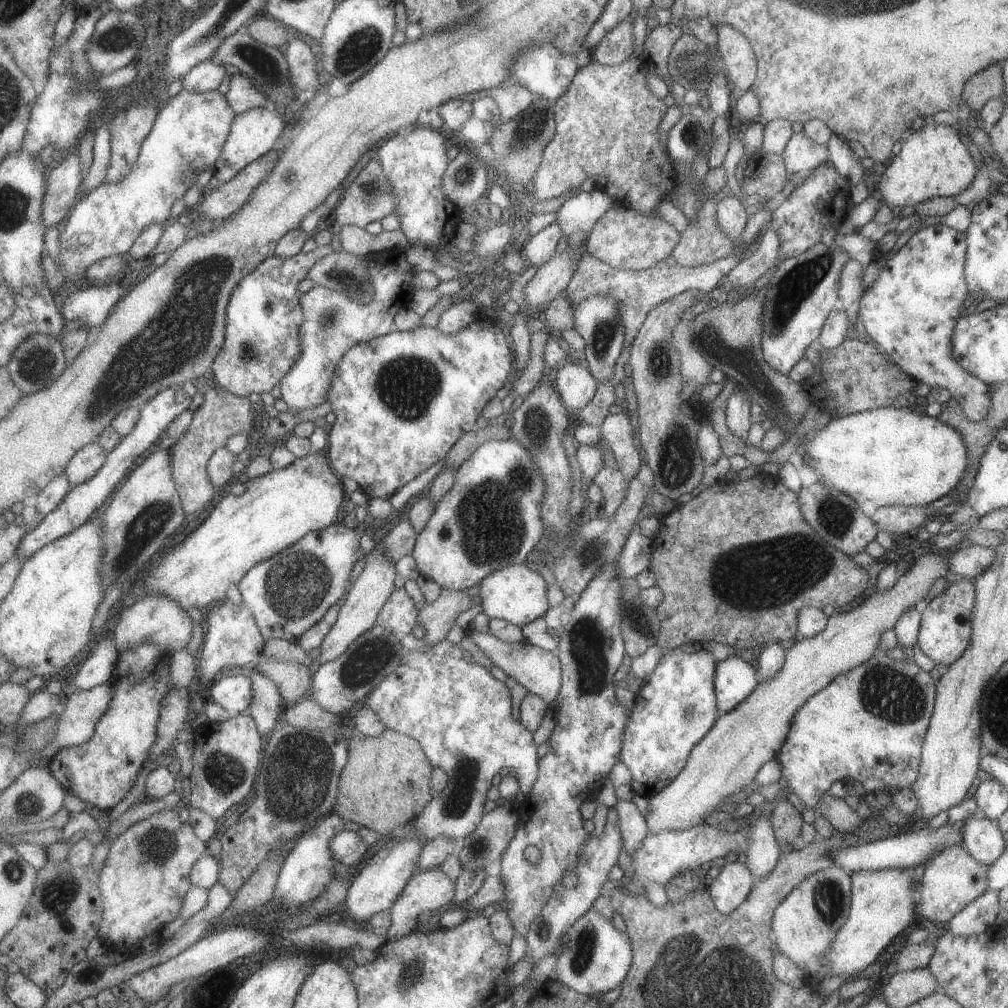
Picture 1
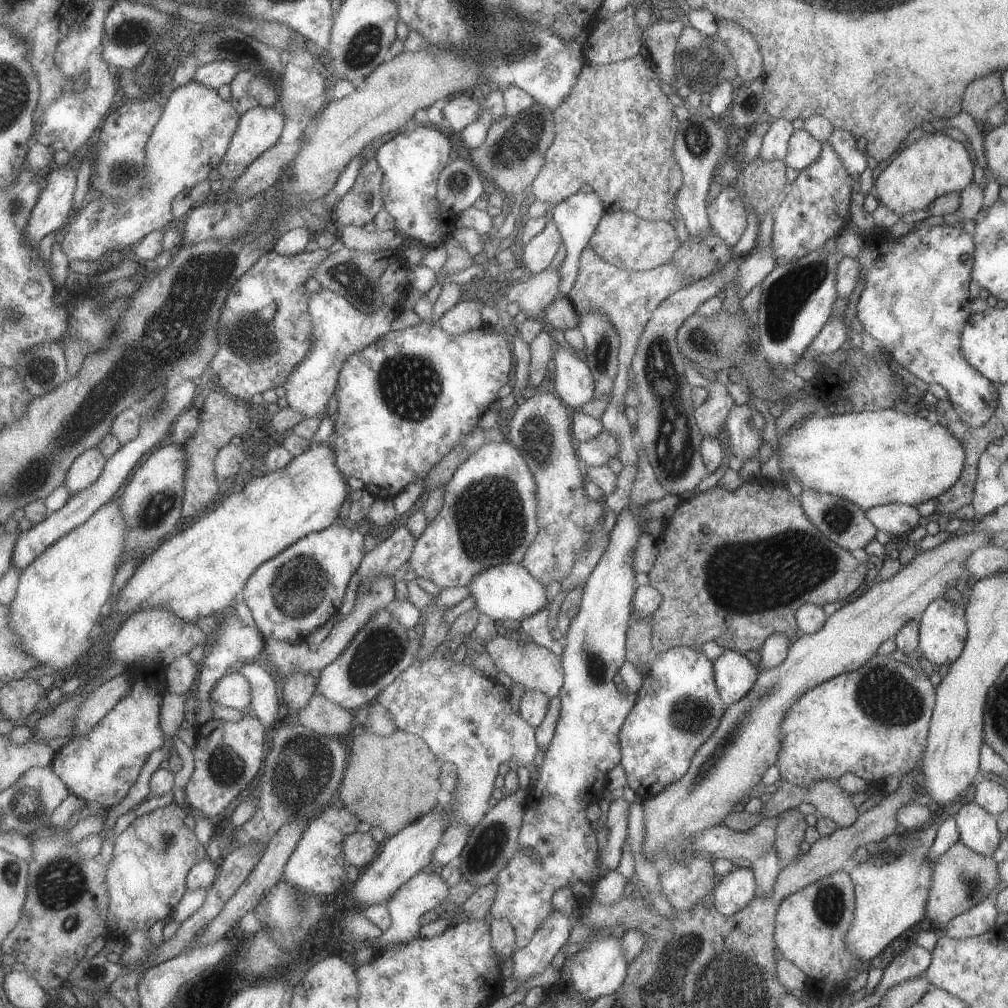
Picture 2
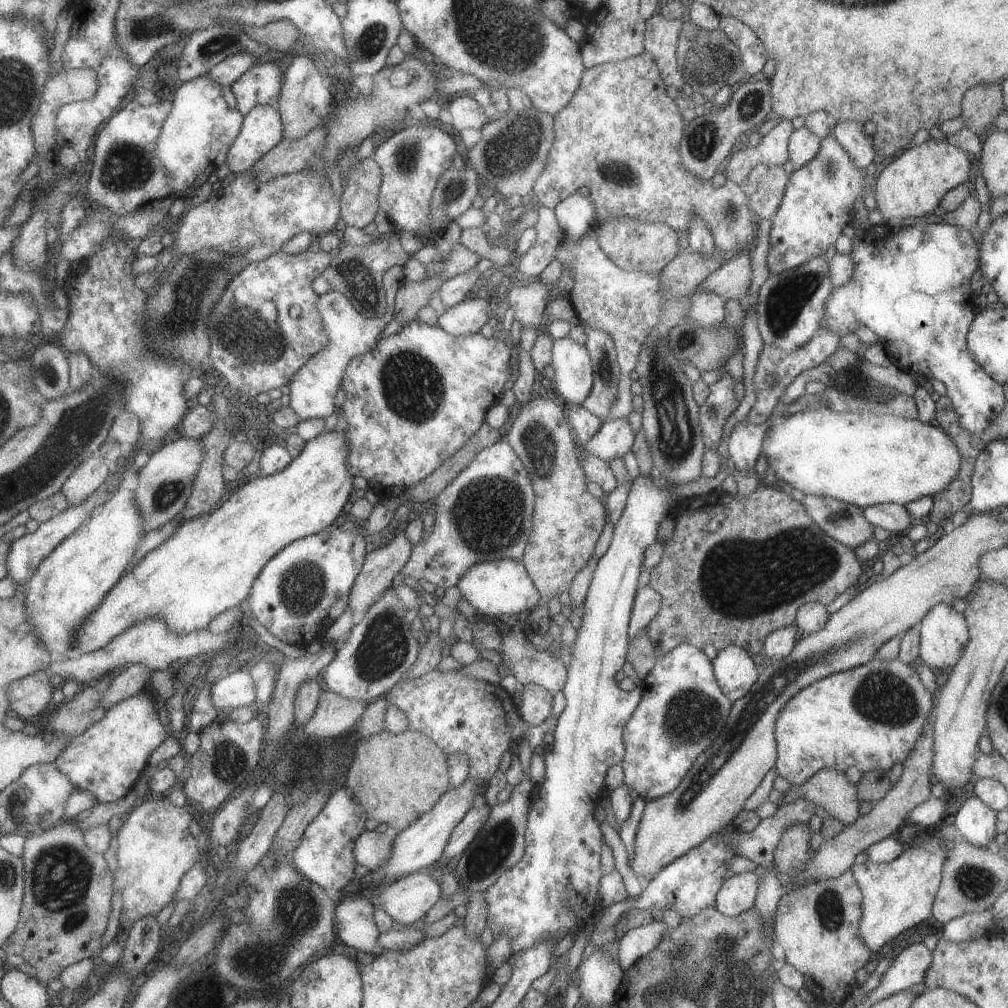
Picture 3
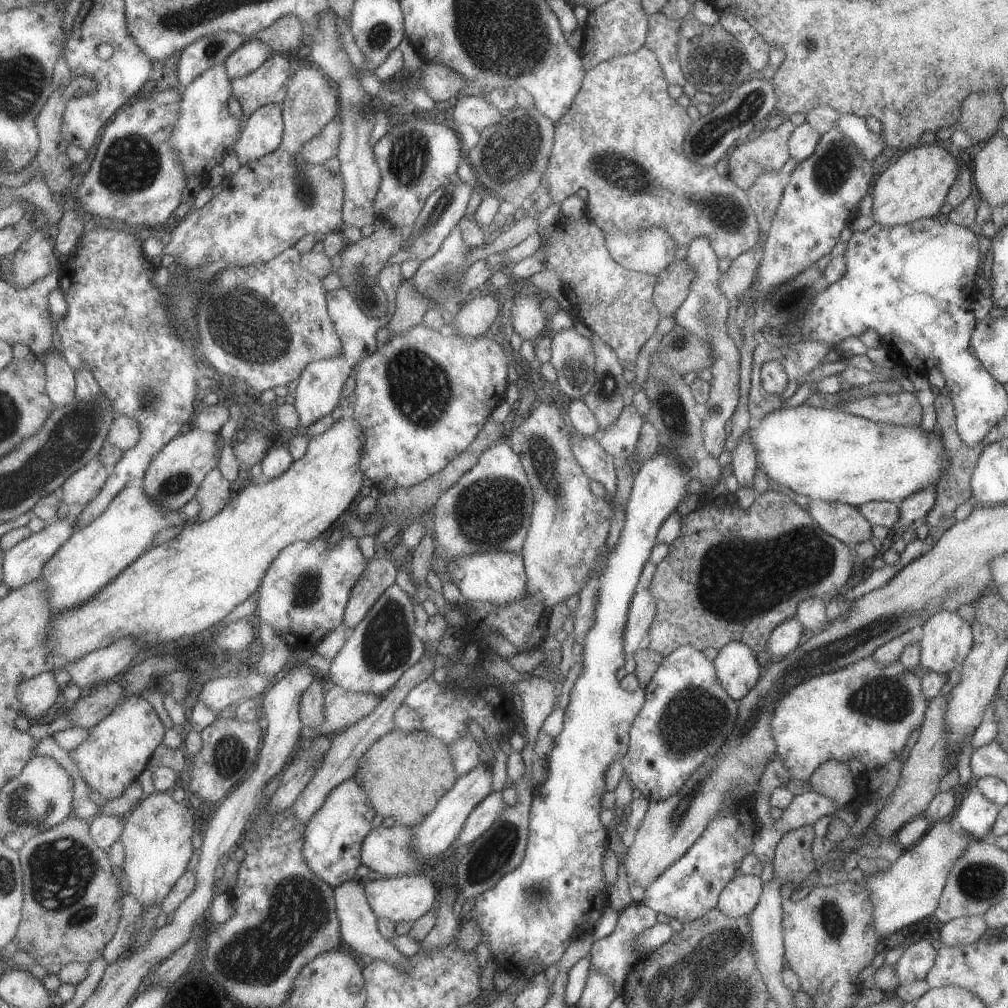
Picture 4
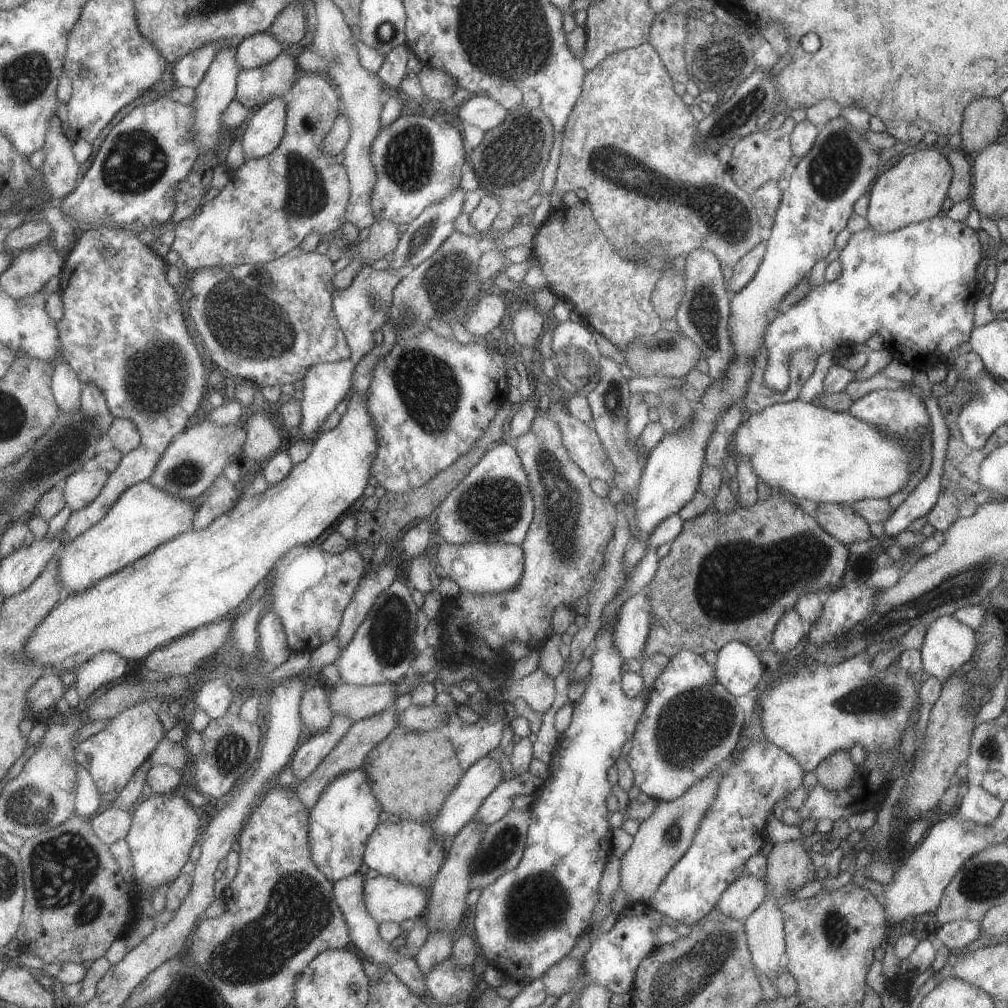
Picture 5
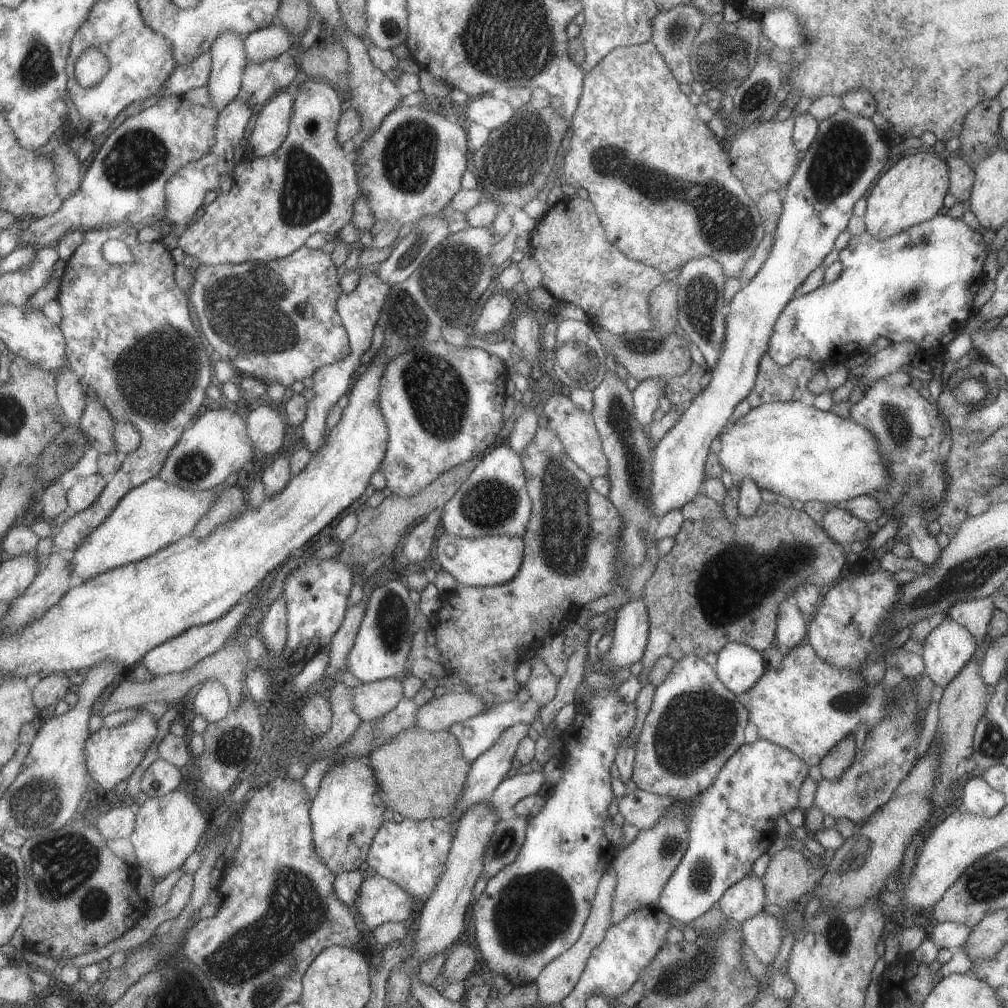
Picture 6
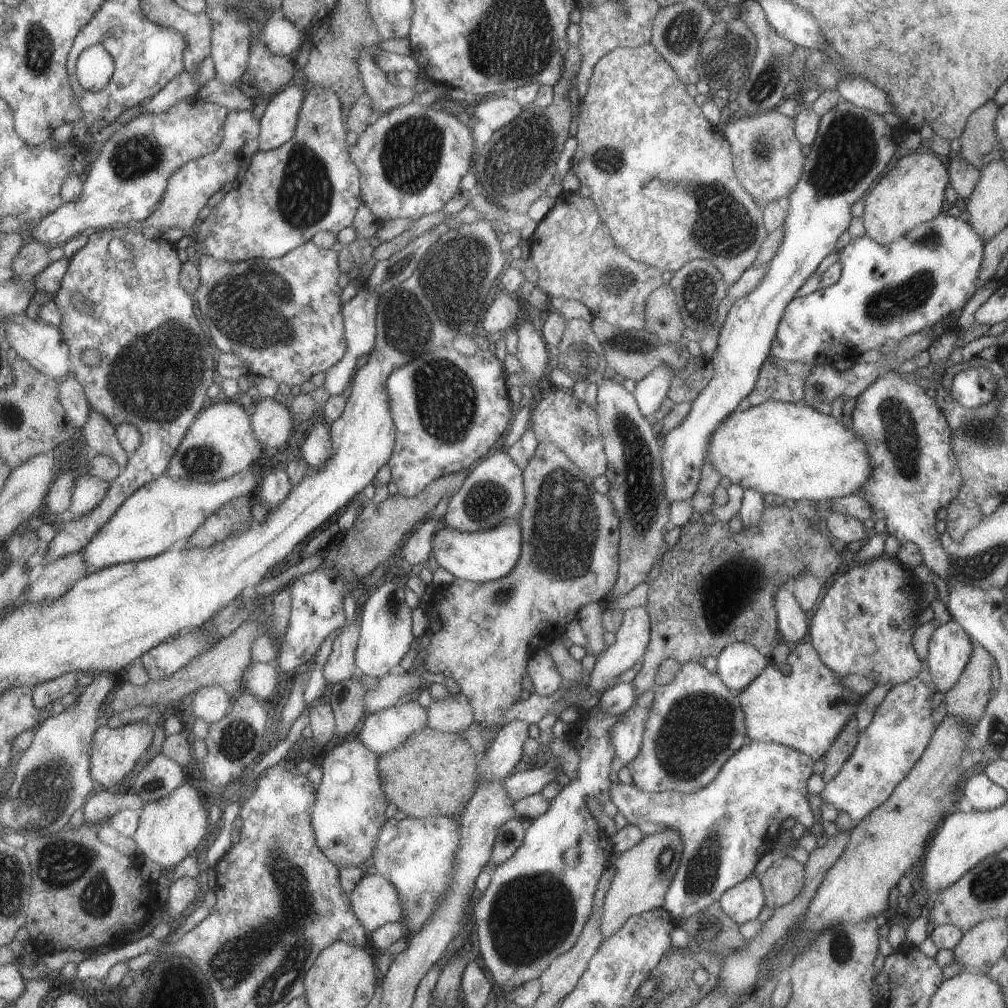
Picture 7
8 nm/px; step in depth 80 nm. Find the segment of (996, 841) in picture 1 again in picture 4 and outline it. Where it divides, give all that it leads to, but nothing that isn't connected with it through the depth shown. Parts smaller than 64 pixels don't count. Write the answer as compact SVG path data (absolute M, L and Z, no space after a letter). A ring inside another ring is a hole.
M971 787L967 796L961 800L953 818L961 830L972 834L976 840L985 840L987 831L993 826L999 809L1000 807L985 798L982 792Z

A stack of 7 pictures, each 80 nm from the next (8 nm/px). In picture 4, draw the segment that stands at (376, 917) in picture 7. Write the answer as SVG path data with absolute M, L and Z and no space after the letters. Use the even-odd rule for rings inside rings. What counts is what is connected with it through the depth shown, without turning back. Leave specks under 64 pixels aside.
M415 874L402 877L372 875L364 880L366 895L371 908L380 919L393 922L411 920L412 923L425 916L439 902L439 891L433 886L428 874Z

